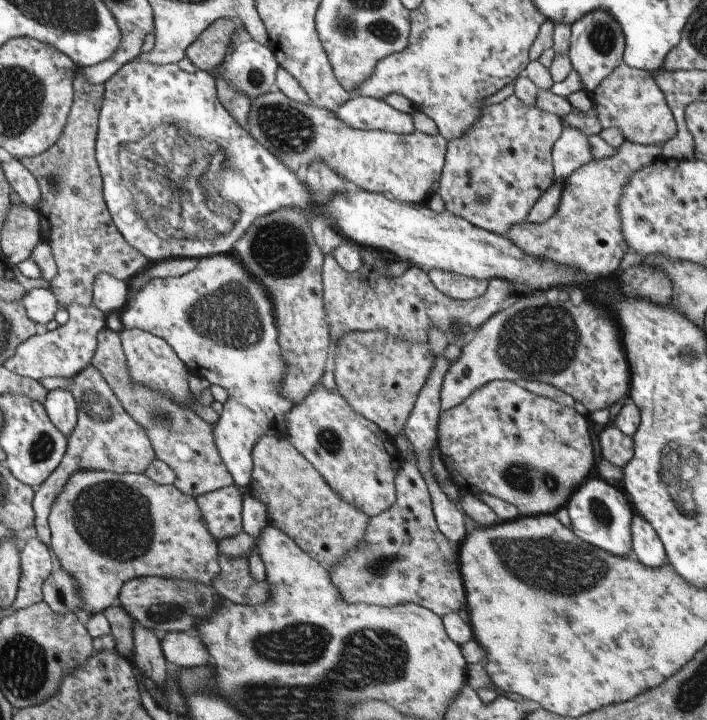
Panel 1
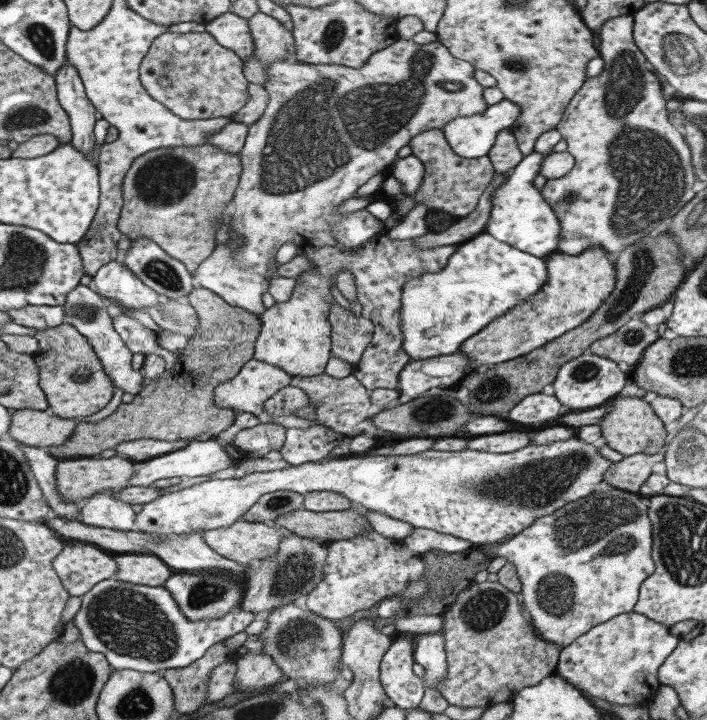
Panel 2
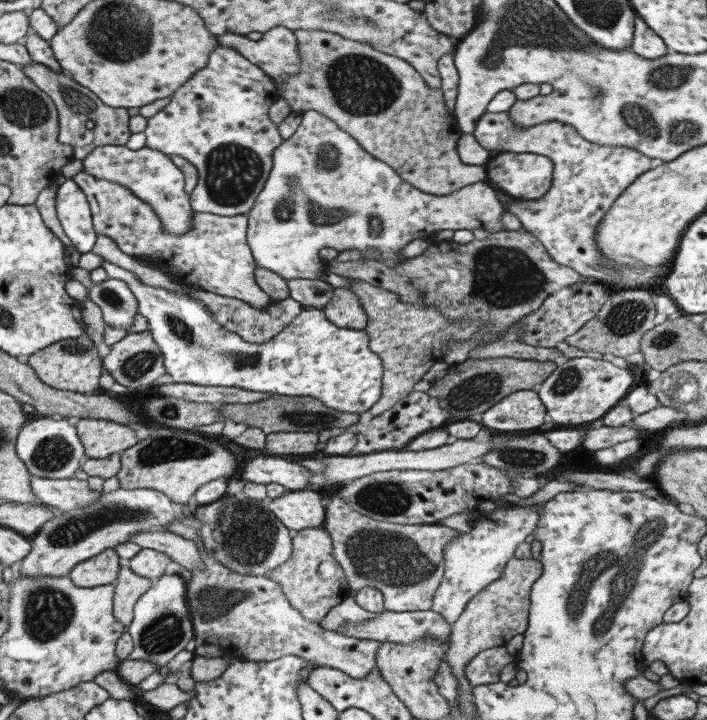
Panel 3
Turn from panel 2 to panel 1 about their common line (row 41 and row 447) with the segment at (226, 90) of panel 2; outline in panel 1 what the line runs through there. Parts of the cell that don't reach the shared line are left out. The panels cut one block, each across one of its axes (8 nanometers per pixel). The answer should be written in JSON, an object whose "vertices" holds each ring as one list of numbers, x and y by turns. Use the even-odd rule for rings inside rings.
{"vertices":[[105,327,97,334,90,365,101,374,121,407,146,431,155,457,174,470,176,480,173,485,177,490,195,498,233,485,231,476,224,470,212,442,212,426,200,420,190,407,175,405,168,397,130,382,117,332,111,332]]}

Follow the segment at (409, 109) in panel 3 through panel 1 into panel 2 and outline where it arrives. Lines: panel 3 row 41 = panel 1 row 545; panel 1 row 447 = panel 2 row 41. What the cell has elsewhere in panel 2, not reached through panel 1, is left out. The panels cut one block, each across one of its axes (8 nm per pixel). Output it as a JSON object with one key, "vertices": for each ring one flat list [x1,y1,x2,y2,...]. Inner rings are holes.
{"vertices":[[258,11,247,19,254,52,242,62,242,74,247,83,262,85,266,80,266,69,277,59,294,57,290,31,277,20]]}

